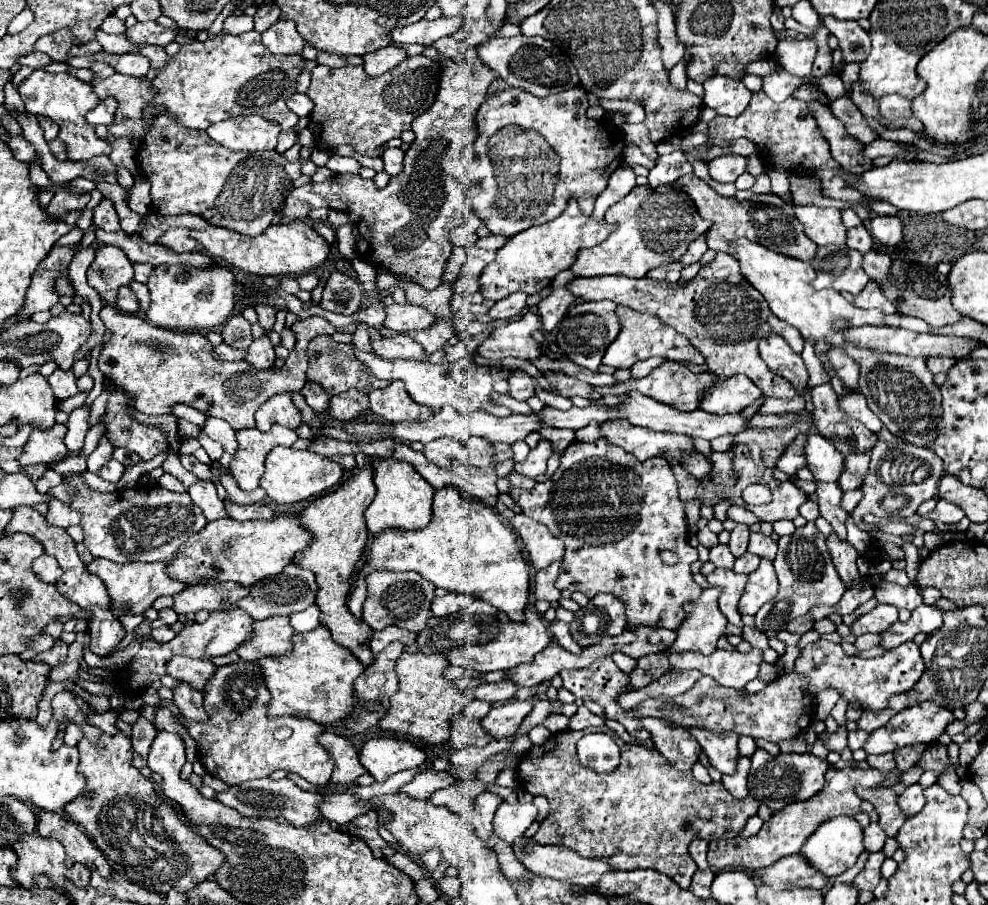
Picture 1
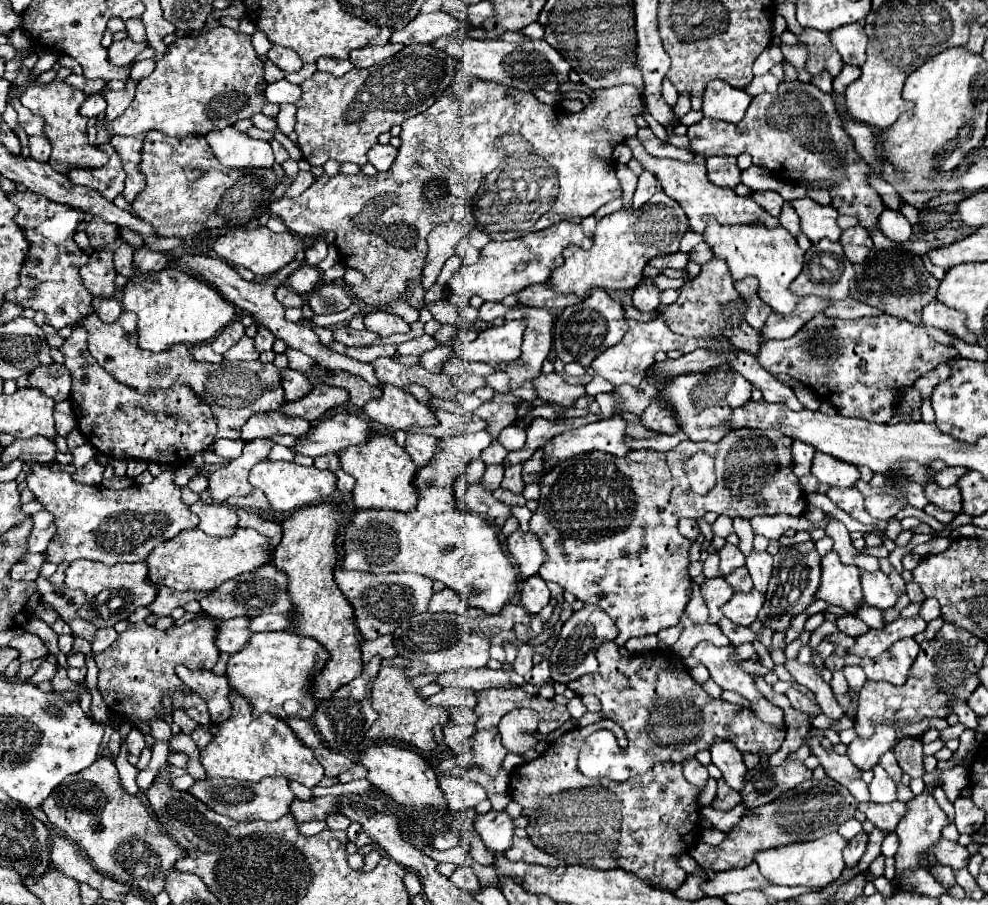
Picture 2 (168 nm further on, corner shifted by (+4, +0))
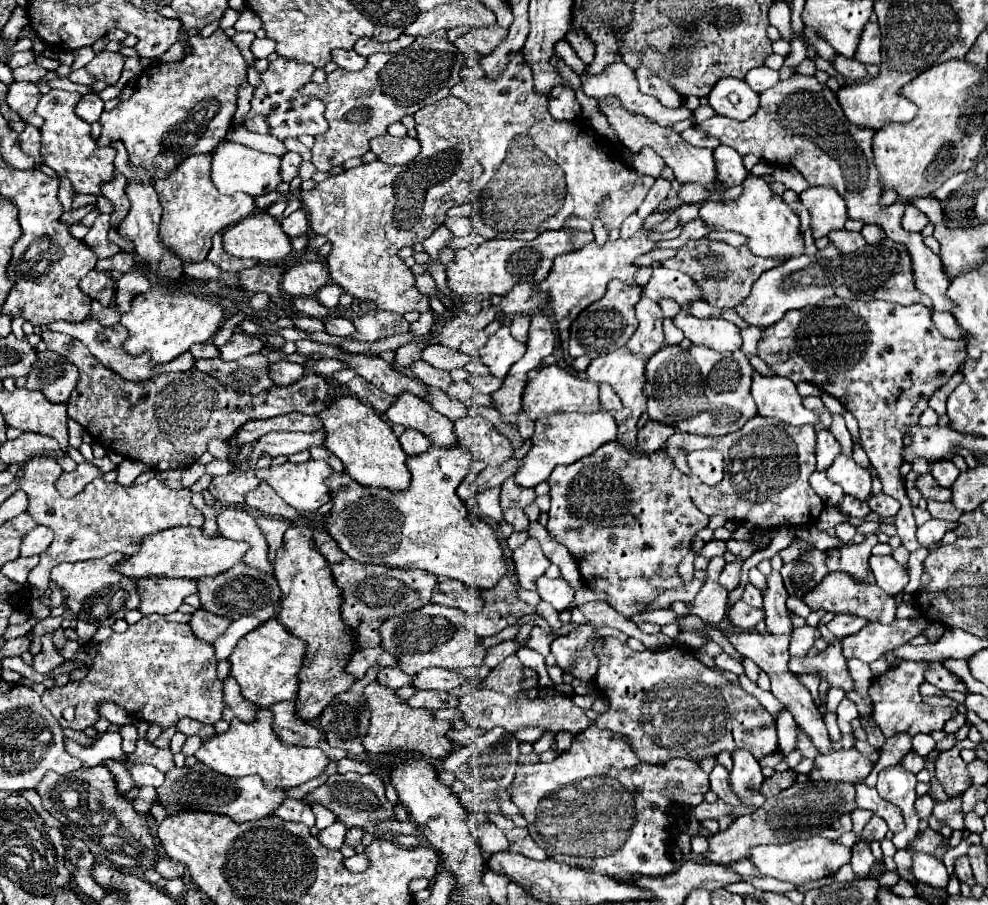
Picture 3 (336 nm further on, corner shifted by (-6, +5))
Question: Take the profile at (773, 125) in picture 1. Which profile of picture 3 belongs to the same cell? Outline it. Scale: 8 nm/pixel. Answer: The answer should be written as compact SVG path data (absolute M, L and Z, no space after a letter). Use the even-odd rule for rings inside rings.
M794 74L792 78L782 80L760 94L756 116L750 116L744 122L726 116L712 116L696 126L708 136L716 136L720 144L734 148L742 156L754 154L762 162L774 166L794 166L810 184L836 188L846 200L848 218L862 220L864 224L876 224L886 232L888 238L902 242L908 248L912 256L916 288L930 296L934 310L952 312L952 300L946 296L950 280L944 276L940 256L926 248L922 234L906 232L900 226L906 204L880 204L884 184L880 184L880 174L872 154L874 130L854 128L854 124L844 116L836 94L826 84L820 84L814 76Z

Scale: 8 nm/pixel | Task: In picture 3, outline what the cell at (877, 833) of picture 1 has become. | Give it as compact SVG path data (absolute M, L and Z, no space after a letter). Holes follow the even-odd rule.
M856 842L852 846L852 862L850 864L852 864L852 870L860 878L864 878L870 872L870 868L874 864L874 856L870 852L870 844L868 842Z

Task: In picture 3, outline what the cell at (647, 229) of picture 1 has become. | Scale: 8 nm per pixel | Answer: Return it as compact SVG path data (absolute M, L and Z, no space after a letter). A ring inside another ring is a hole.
M656 210L652 212L646 220L644 220L644 226L628 240L614 240L614 242L606 242L604 246L598 246L596 242L590 242L586 244L584 248L580 248L578 252L568 252L568 254L562 254L562 256L556 256L554 260L554 266L548 274L548 278L544 282L538 284L538 288L542 292L548 292L550 298L552 298L552 314L556 316L556 324L558 324L558 332L560 332L560 340L562 340L562 346L566 350L568 346L568 328L572 324L572 320L592 302L600 300L606 292L606 284L614 278L626 282L626 284L636 284L634 282L634 276L636 272L640 270L638 264L634 264L634 260L640 256L640 254L648 254L650 250L656 248L656 242L650 240L650 234L654 232L652 228L660 222L664 222L668 216L664 216L662 210Z

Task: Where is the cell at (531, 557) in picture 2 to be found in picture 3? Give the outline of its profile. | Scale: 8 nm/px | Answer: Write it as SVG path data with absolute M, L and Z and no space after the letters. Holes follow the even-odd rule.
M528 538L520 548L516 548L512 554L512 560L516 564L518 582L526 590L536 590L536 586L534 586L536 578L540 578L546 572L546 568L550 566L550 562L542 554L536 538Z

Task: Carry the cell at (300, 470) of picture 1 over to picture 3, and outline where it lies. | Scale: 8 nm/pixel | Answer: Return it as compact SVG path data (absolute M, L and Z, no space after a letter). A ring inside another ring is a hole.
M324 460L268 466L256 470L256 476L268 482L276 490L276 494L296 510L314 512L332 498L326 484L326 478L332 476L332 470L328 468L328 464L324 464Z

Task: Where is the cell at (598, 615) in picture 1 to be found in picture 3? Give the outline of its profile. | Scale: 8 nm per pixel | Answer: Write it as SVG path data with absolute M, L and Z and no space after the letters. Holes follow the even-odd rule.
M592 622L578 624L572 632L554 638L550 650L556 664L582 682L592 682L598 668L594 646L598 642L598 626Z

